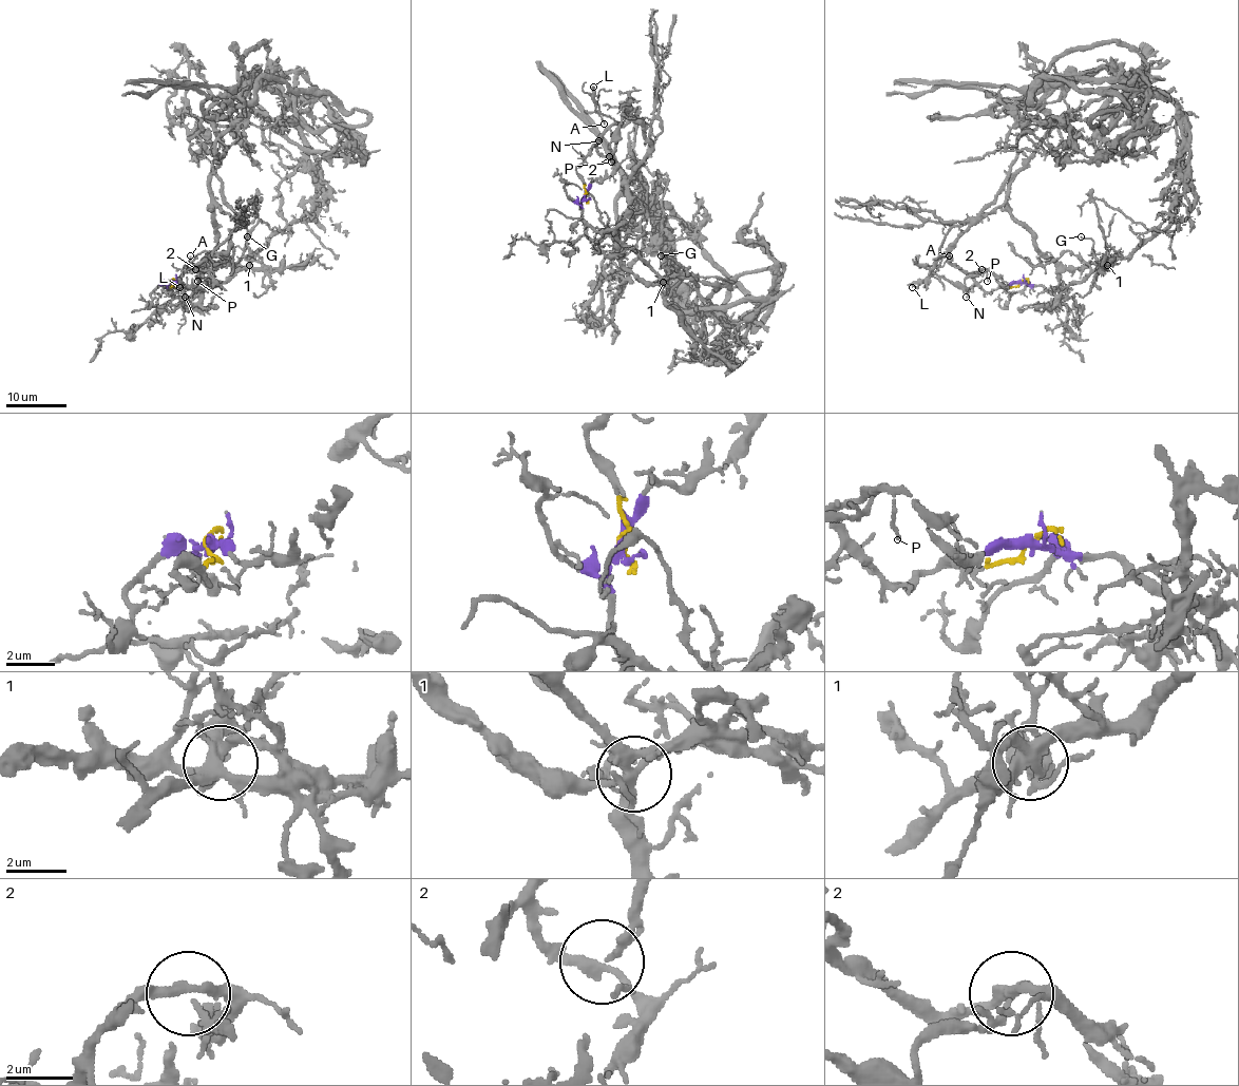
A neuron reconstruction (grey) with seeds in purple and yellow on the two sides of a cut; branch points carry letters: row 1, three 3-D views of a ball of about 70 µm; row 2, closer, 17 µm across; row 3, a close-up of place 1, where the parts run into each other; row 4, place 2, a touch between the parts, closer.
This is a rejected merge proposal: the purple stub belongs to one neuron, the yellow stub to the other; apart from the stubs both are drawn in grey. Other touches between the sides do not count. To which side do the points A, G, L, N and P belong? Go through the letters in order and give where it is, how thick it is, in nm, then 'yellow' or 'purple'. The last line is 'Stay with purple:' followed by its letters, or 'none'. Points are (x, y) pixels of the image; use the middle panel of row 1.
A: place (604, 124); calibre 100 nm; yellow
G: place (661, 255); calibre 110 nm; purple
L: place (593, 87); calibre 170 nm; yellow
N: place (598, 140); calibre 180 nm; yellow
P: place (611, 162); calibre 130 nm; yellow
Stay with purple: G

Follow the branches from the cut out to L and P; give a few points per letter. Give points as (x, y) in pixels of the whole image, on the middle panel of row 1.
L: (584, 195), (584, 183), (576, 171), (589, 150), (613, 125), (627, 122), (616, 122), (596, 111), (593, 87)
P: (584, 195), (584, 183), (576, 171), (594, 147), (614, 162), (611, 162)

